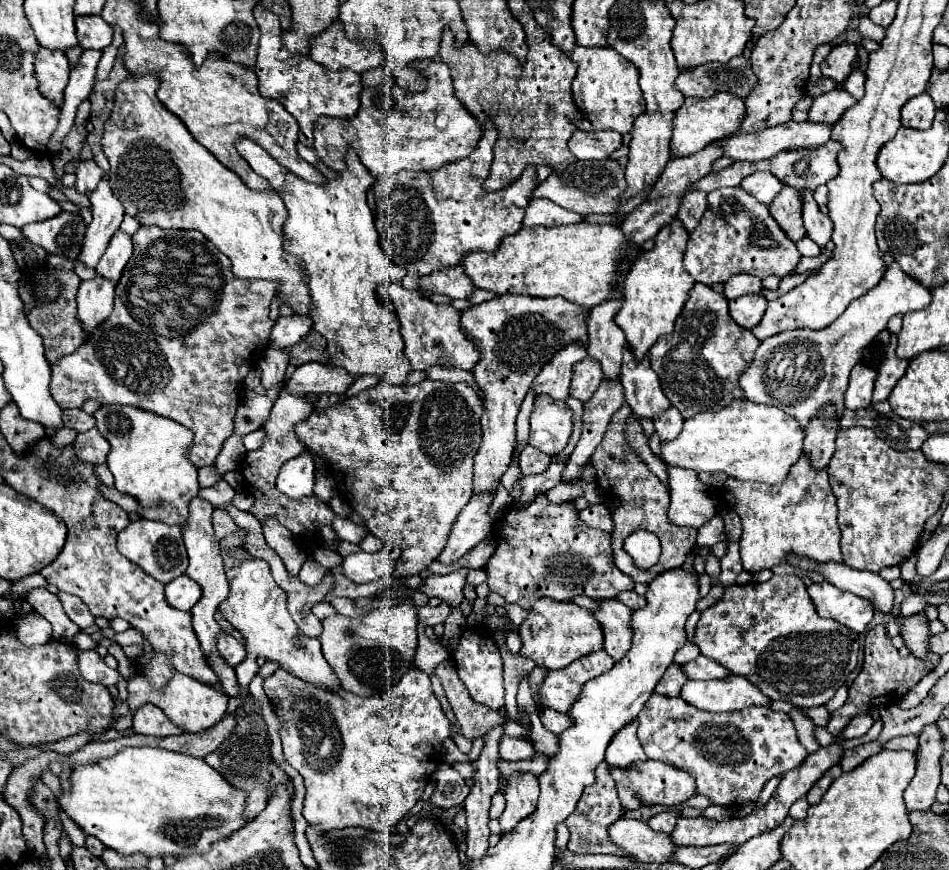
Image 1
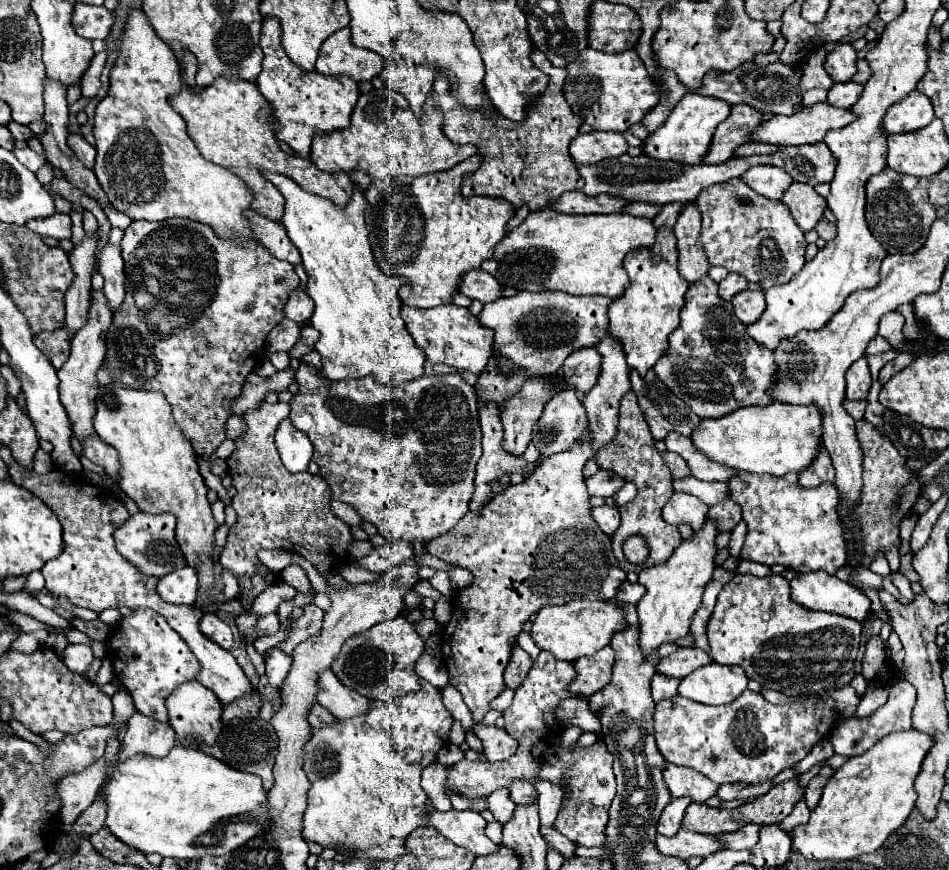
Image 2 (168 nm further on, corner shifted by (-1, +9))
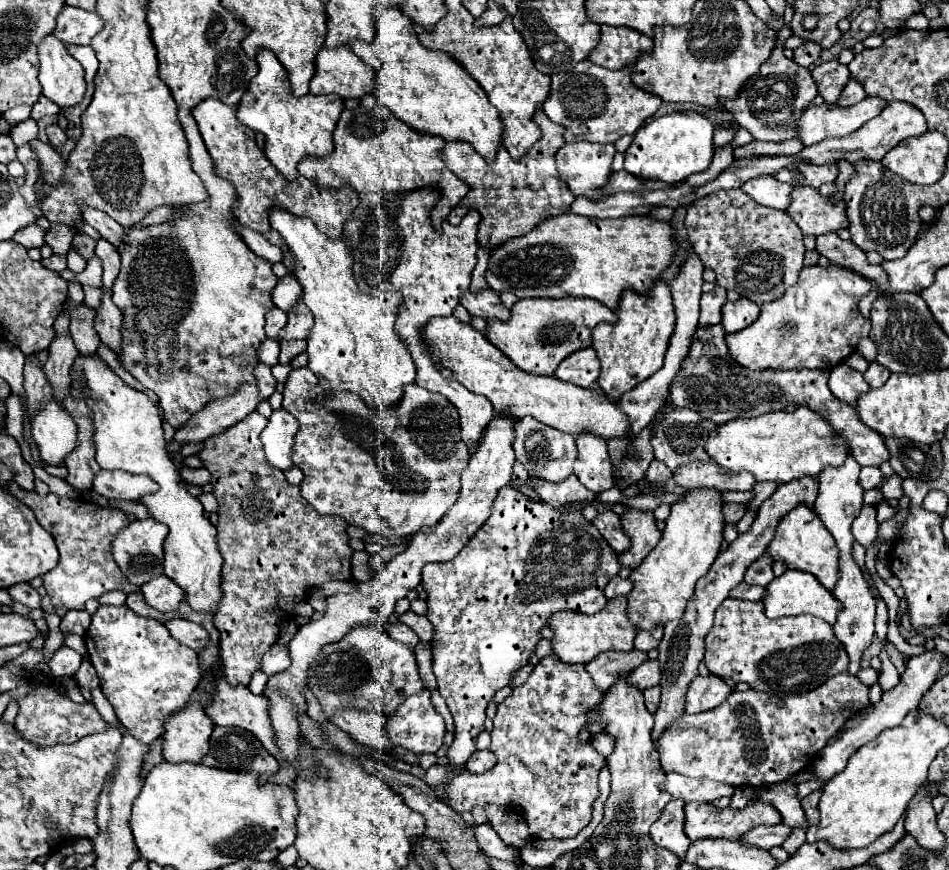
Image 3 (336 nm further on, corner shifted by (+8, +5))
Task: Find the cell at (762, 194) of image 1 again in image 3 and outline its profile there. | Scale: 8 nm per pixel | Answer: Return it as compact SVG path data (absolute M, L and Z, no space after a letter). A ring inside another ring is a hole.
M775 177L751 179L751 181L743 183L741 189L749 197L753 197L759 205L773 207L773 209L779 209L779 211L787 211L789 203L791 203L791 193L793 193L793 185L781 183Z

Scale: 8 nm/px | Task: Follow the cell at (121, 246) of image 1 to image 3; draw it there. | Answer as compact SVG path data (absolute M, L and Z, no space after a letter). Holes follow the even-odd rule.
M103 293L103 305L97 309L95 329L99 333L101 343L115 353L121 351L121 323L123 323L121 311L111 301L111 295Z

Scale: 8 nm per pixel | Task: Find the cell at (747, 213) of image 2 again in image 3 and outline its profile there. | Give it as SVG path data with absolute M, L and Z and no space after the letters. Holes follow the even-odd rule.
M741 189L717 191L695 201L685 217L693 251L717 273L717 283L755 303L779 299L803 269L803 233L783 211L753 203Z

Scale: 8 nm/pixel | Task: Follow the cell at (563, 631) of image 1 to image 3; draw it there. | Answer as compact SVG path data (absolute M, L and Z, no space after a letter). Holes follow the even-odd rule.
M619 595L617 599L607 601L603 611L595 615L583 615L583 613L573 613L573 611L555 613L551 617L549 627L555 633L555 637L551 639L553 651L563 663L589 663L603 651L633 651L635 649L633 641L637 635L637 627L629 623L625 595Z

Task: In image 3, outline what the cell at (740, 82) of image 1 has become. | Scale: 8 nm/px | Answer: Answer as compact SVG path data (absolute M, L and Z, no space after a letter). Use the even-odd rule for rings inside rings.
M777 41L777 43L781 43L781 45L775 45L775 49L773 49L773 53L771 53L771 59L761 65L761 73L759 73L757 77L753 77L753 79L747 81L747 85L741 89L739 97L737 97L737 99L731 99L731 101L729 101L729 99L723 101L723 105L727 103L725 109L731 111L731 115L737 119L739 127L747 129L747 131L753 135L753 139L775 141L775 143L787 141L787 139L791 139L791 137L797 137L797 131L793 131L795 121L801 117L801 111L805 111L805 107L807 107L807 105L815 99L815 95L817 95L817 85L815 85L815 81L813 81L809 69L799 67L795 61L787 59L787 57L783 55L783 49L785 49L783 41Z

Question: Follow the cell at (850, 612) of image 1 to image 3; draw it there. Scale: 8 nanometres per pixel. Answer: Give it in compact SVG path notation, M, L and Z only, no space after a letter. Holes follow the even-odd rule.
M787 569L781 577L775 577L765 587L765 595L761 601L763 601L765 617L769 617L769 619L809 613L809 615L815 615L815 617L827 621L829 625L833 625L833 621L837 619L837 611L841 609L841 603L837 603L837 599L817 579L813 579L813 575L803 573L803 571L791 571L791 569Z

